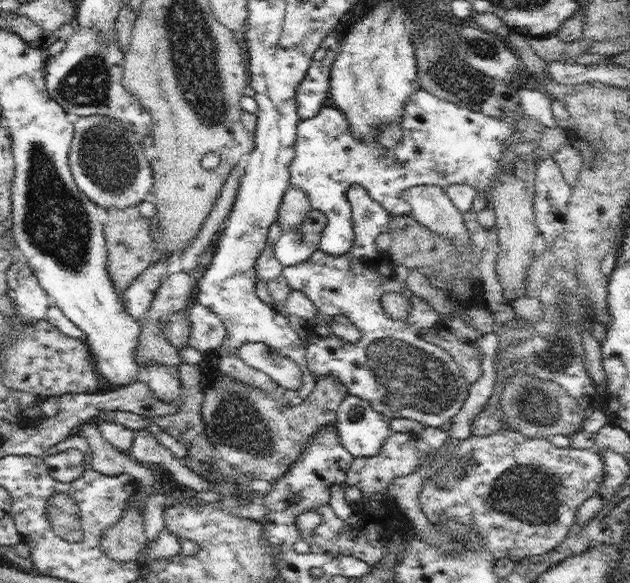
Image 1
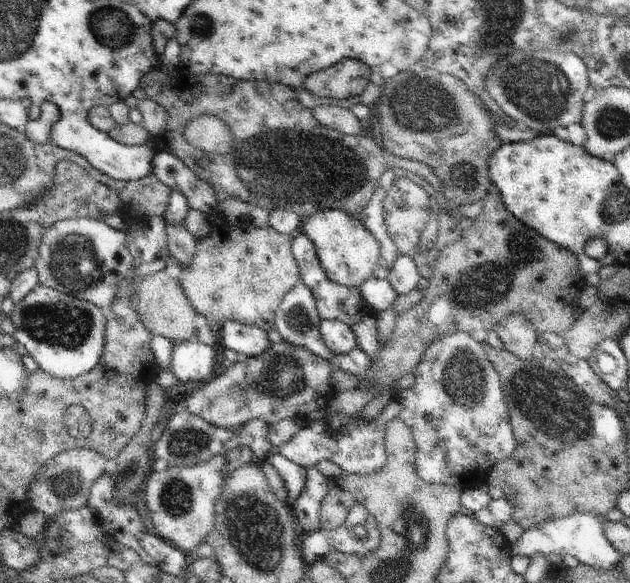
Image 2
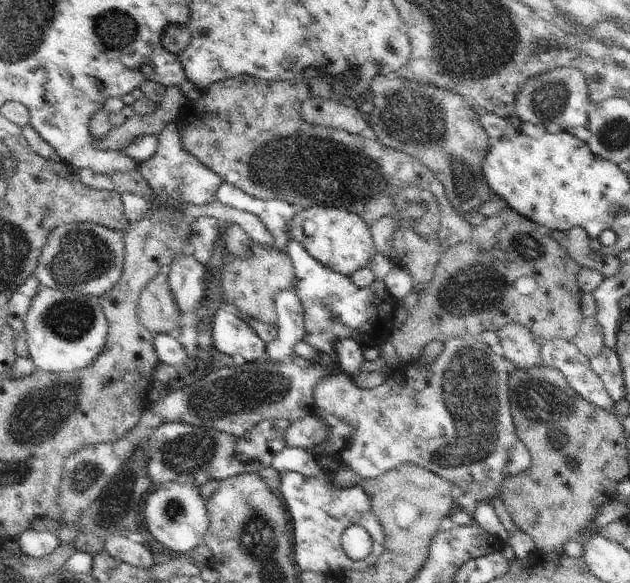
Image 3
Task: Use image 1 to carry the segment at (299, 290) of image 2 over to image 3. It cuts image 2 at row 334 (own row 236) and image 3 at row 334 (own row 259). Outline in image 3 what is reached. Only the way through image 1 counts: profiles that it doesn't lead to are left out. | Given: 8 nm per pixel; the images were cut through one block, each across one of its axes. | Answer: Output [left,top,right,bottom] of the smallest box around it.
[265,287,307,361]

